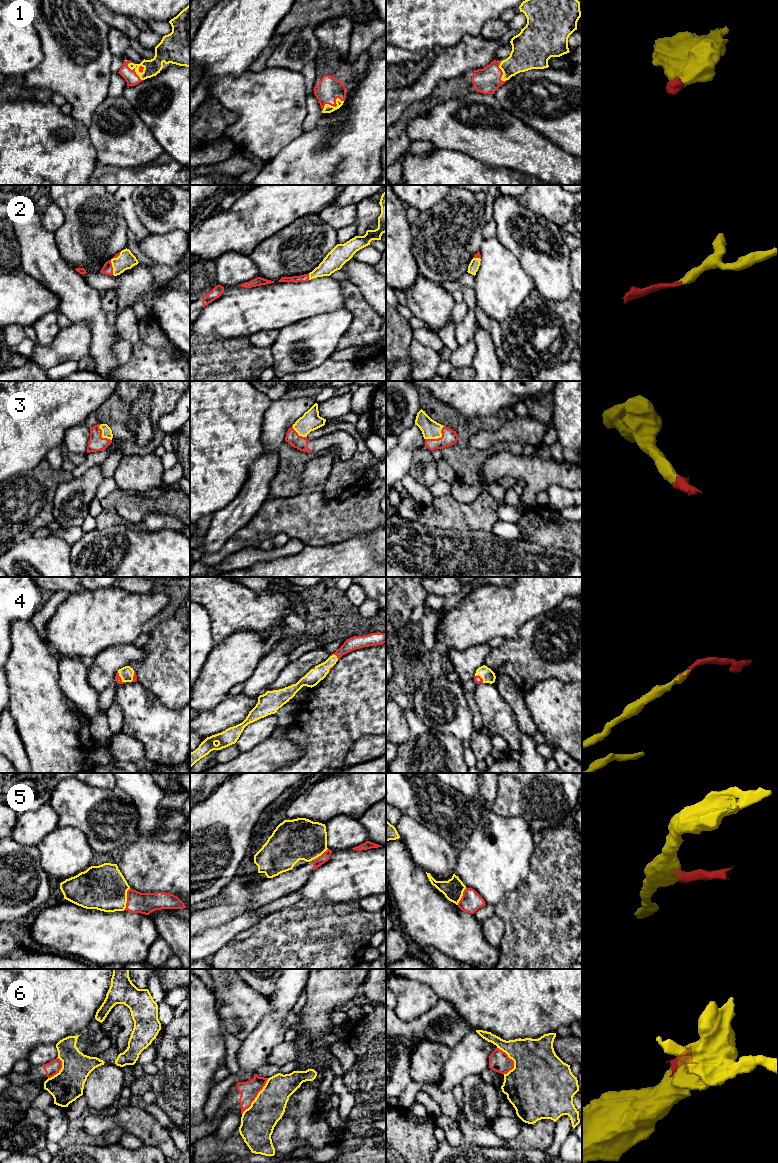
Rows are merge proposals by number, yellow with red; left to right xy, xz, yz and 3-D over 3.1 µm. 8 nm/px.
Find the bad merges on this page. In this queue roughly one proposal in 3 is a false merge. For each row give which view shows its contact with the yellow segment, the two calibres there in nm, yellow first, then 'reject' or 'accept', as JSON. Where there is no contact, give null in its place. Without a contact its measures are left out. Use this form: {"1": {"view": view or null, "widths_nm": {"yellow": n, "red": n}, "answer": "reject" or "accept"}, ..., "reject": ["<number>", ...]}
{"1": {"view": "xz", "widths_nm": {"yellow": 70, "red": 190}, "answer": "accept"}, "2": {"view": "xy", "widths_nm": {"yellow": 140, "red": 90}, "answer": "accept"}, "3": {"view": "yz", "widths_nm": {"yellow": 150, "red": 130}, "answer": "accept"}, "4": {"view": "xy", "widths_nm": {"yellow": 120, "red": 50}, "answer": "accept"}, "5": {"view": "xy", "widths_nm": {"yellow": 360, "red": 170}, "answer": "reject"}, "6": {"view": "xz", "widths_nm": {"yellow": 280, "red": 150}, "answer": "reject"}, "reject": ["5", "6"]}

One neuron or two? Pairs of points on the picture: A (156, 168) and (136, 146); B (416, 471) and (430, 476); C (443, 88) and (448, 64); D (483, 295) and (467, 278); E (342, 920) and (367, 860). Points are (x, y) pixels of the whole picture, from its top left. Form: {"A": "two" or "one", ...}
{"A": "two", "B": "one", "C": "two", "D": "two", "E": "two"}

